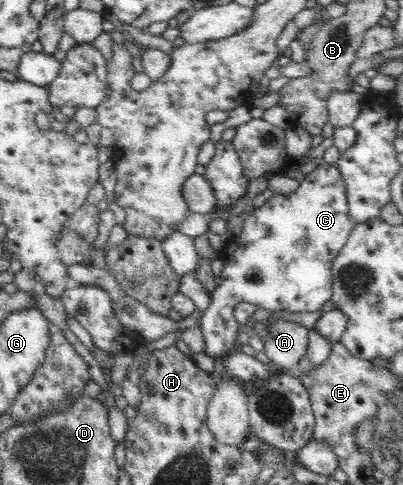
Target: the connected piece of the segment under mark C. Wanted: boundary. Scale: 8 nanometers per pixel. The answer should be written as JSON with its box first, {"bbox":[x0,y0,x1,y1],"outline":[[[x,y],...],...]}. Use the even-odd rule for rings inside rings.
{"bbox":[199,162,355,361],"outline":[[[322,162],[316,166],[305,168],[304,179],[298,183],[298,186],[293,189],[291,193],[287,193],[287,195],[284,196],[273,195],[269,197],[264,204],[257,205],[257,208],[249,207],[245,211],[243,233],[237,236],[236,240],[227,248],[224,247],[221,249],[217,255],[217,258],[222,261],[222,269],[219,276],[221,278],[221,283],[214,287],[214,290],[210,293],[210,300],[207,309],[202,311],[200,314],[199,328],[204,341],[204,350],[202,352],[216,361],[218,357],[223,357],[226,353],[232,351],[233,348],[236,348],[234,340],[239,324],[235,321],[235,318],[233,318],[233,314],[231,313],[233,313],[235,305],[239,302],[253,303],[253,305],[256,305],[259,309],[270,309],[273,311],[281,311],[282,309],[285,309],[285,311],[295,311],[295,313],[297,313],[297,311],[317,311],[317,309],[320,309],[321,305],[323,305],[325,301],[329,300],[332,294],[331,262],[342,249],[354,224],[355,223],[348,216],[344,181],[339,171],[337,171],[335,164],[332,163],[329,164]]]}

